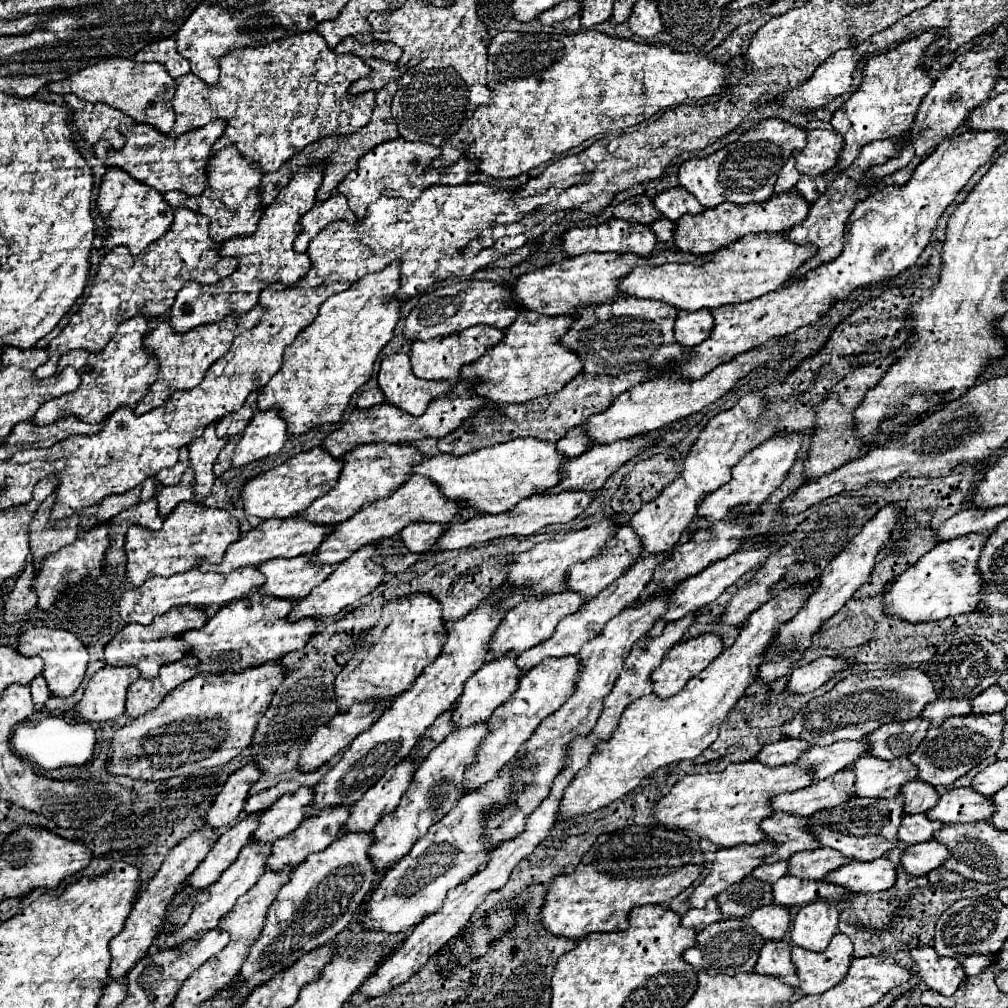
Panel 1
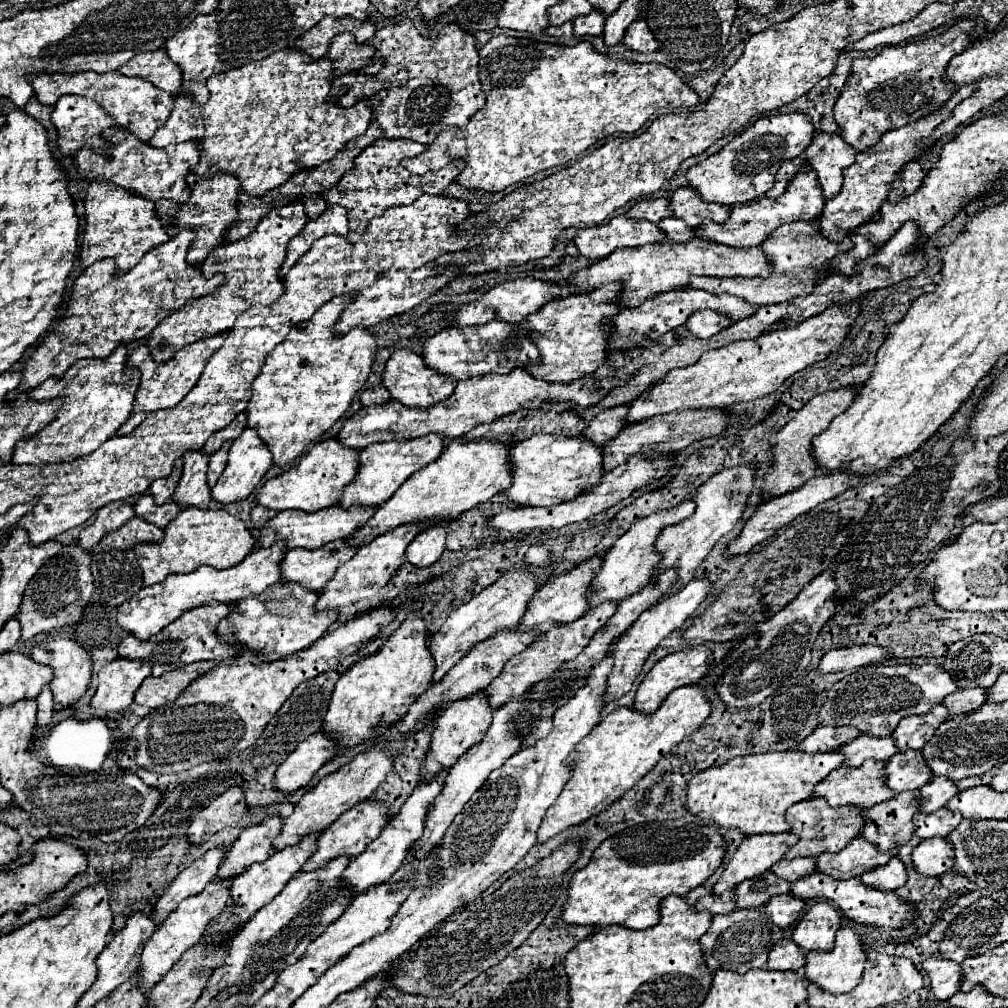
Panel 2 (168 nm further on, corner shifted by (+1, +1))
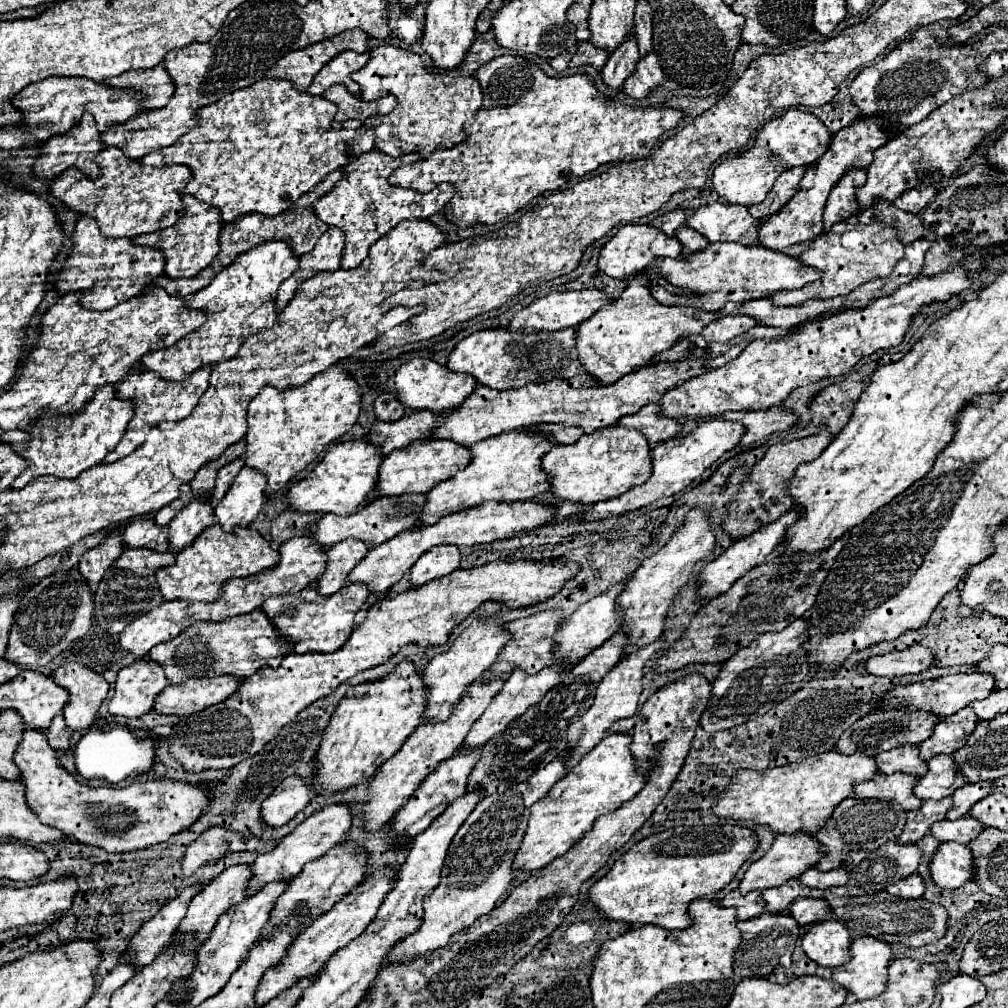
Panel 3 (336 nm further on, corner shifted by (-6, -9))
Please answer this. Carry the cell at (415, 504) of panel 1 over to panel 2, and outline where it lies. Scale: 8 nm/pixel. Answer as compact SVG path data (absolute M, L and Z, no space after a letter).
M453 440L445 448L439 460L427 464L425 468L409 476L409 480L403 482L401 488L375 510L375 514L367 520L367 524L357 528L355 534L345 540L347 546L351 548L365 546L369 544L371 538L415 520L437 520L437 518L455 520L465 510L471 510L477 504L491 500L495 494L507 488L507 484L511 484L511 470L505 462L505 456L507 456L507 446L499 442L479 440L463 444L459 440Z

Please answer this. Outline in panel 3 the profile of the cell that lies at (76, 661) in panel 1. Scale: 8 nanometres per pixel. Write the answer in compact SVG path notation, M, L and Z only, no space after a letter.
M76 662L62 666L52 676L52 680L70 692L70 702L64 708L64 720L68 728L70 730L90 728L96 720L102 700L108 694L108 682L100 674Z

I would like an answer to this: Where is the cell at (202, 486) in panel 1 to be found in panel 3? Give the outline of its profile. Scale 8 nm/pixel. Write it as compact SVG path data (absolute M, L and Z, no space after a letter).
M206 498L192 500L190 506L182 508L168 526L168 550L174 554L184 550L186 546L190 546L190 542L198 538L198 534L204 528L212 526L214 522L216 522L214 510L208 504L208 500Z

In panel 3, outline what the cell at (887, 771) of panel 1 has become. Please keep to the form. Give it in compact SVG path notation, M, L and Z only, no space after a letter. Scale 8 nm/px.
M942 754L928 760L928 774L918 778L914 794L920 800L942 800L946 796L952 796L966 782L968 780L954 762L954 758Z

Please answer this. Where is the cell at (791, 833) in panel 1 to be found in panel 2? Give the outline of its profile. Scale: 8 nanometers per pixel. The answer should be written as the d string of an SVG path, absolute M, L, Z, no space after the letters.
M819 798L803 800L791 806L785 818L799 838L799 842L785 854L787 860L797 856L817 856L819 852L839 852L839 848L847 846L849 840L859 834L859 824L863 824L863 820L859 820L859 808L831 808L825 800Z

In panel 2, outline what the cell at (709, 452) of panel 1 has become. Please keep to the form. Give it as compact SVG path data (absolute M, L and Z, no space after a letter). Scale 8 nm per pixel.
M687 496L683 502L679 502L675 508L669 510L659 510L651 516L639 518L631 524L631 528L615 542L615 546L605 554L605 562L603 568L599 570L599 580L595 580L595 592L591 592L591 606L601 604L605 600L623 600L631 594L637 592L637 588L641 588L643 584L649 584L649 580L653 578L653 572L657 568L657 564L661 562L661 552L655 548L655 540L661 534L663 528L673 526L683 522L685 518L691 516L691 512L695 512L695 502L691 500L691 496Z

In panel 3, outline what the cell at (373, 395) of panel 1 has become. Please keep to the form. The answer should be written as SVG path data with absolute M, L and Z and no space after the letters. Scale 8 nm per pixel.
M380 394L374 402L374 412L376 412L378 420L396 422L398 418L402 418L406 414L406 408L396 400L394 394Z

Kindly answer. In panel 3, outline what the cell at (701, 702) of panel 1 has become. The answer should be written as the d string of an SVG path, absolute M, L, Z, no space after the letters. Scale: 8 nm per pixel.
M610 734L602 738L582 760L530 810L524 840L514 856L514 868L532 874L552 860L566 854L602 814L618 810L624 802L632 800L644 786L646 774L638 774L630 754L630 734Z

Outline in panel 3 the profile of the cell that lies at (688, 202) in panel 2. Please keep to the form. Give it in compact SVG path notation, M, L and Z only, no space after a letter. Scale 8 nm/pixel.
M712 202L694 212L688 218L688 226L706 236L710 242L738 242L738 244L756 244L758 226L746 206L730 206Z

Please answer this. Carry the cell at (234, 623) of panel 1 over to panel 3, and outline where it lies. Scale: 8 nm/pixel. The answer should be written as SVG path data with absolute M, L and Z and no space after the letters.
M360 582L346 586L344 590L340 590L340 594L334 596L322 596L316 588L304 588L298 594L268 598L262 604L262 610L282 632L282 636L294 644L296 654L304 654L310 650L326 654L338 650L346 642L352 630L352 620L362 604L368 600L368 596L370 590Z

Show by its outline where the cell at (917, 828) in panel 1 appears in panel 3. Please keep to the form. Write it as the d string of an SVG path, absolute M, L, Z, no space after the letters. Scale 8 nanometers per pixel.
M966 814L958 820L942 820L932 826L932 836L938 838L940 842L958 842L958 844L968 844L972 842L986 826L978 822L972 814Z

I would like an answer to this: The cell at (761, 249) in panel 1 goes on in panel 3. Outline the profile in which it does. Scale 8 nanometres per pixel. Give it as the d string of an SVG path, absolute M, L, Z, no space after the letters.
M846 221L836 223L830 234L824 234L816 242L810 244L810 248L800 256L800 260L806 266L814 266L824 272L824 276L818 282L812 282L810 286L802 286L800 290L790 290L782 294L772 294L770 298L778 306L798 306L812 298L836 298L836 296L848 296L852 290L856 290L860 284L886 278L892 274L898 260L904 258L904 244L900 242L896 228L892 224L884 222L872 222L872 224L852 225Z

